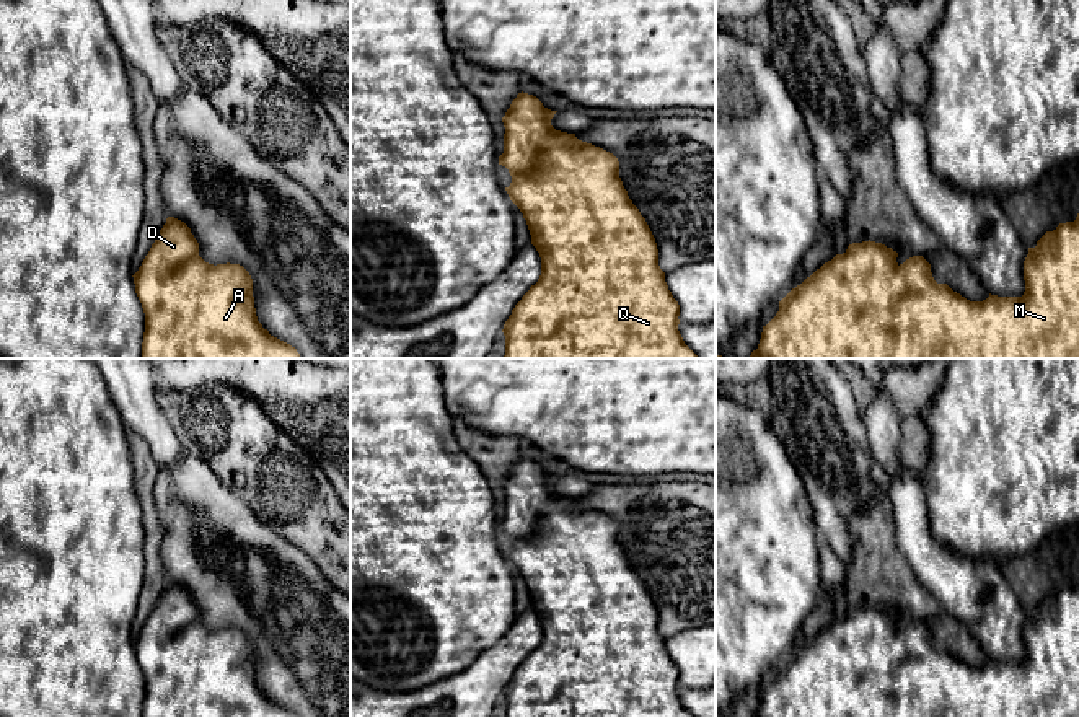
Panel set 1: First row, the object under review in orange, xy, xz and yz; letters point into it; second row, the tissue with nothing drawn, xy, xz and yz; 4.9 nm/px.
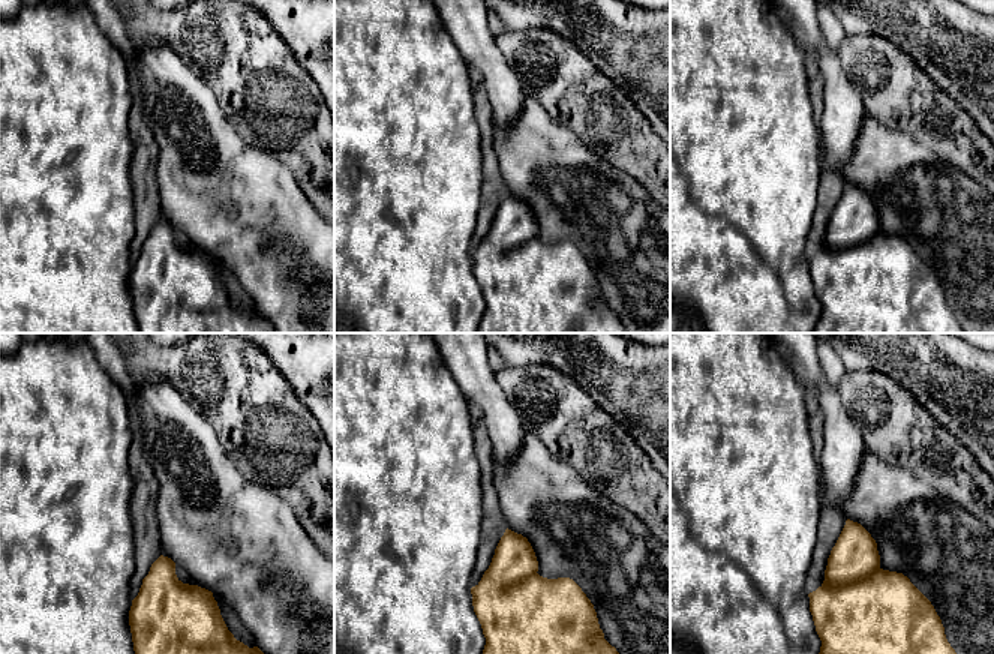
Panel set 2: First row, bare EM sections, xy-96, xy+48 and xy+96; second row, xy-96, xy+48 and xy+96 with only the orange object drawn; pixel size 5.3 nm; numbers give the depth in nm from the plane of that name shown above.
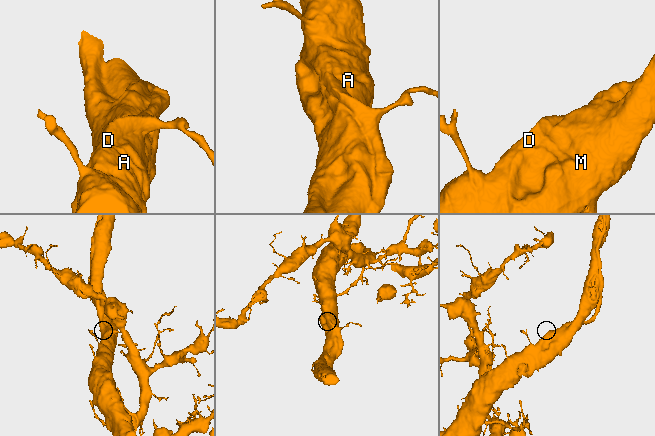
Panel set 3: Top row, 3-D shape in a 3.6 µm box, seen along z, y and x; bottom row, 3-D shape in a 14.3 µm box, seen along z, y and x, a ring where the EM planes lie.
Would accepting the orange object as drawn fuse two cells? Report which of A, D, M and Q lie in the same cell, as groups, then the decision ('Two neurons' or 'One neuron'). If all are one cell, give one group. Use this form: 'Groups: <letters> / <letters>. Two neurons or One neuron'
Groups: A D M Q. One neuron

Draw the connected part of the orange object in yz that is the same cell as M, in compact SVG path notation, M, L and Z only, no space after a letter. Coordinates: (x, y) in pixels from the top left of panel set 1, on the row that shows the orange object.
M1079 213L1074 222L1059 223L1053 231L1046 231L1035 248L1028 248L1024 261L1025 292L1022 297L989 293L983 301L970 301L947 284L937 284L931 264L923 256L913 256L903 264L898 264L896 257L896 251L870 240L849 244L843 254L825 262L779 301L779 311L763 326L758 349L748 358L1079 358Z

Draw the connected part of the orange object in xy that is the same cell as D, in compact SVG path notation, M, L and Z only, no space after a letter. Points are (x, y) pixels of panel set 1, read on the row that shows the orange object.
M174 217L132 277L145 313L140 358L302 358L258 321L249 272L240 264L205 262L191 228Z

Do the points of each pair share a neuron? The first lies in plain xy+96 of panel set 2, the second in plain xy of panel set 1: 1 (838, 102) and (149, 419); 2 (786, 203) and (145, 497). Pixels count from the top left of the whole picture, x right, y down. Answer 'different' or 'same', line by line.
1: same
2: different

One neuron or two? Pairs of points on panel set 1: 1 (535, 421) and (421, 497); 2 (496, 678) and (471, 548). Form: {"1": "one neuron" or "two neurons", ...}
{"1": "two neurons", "2": "two neurons"}

